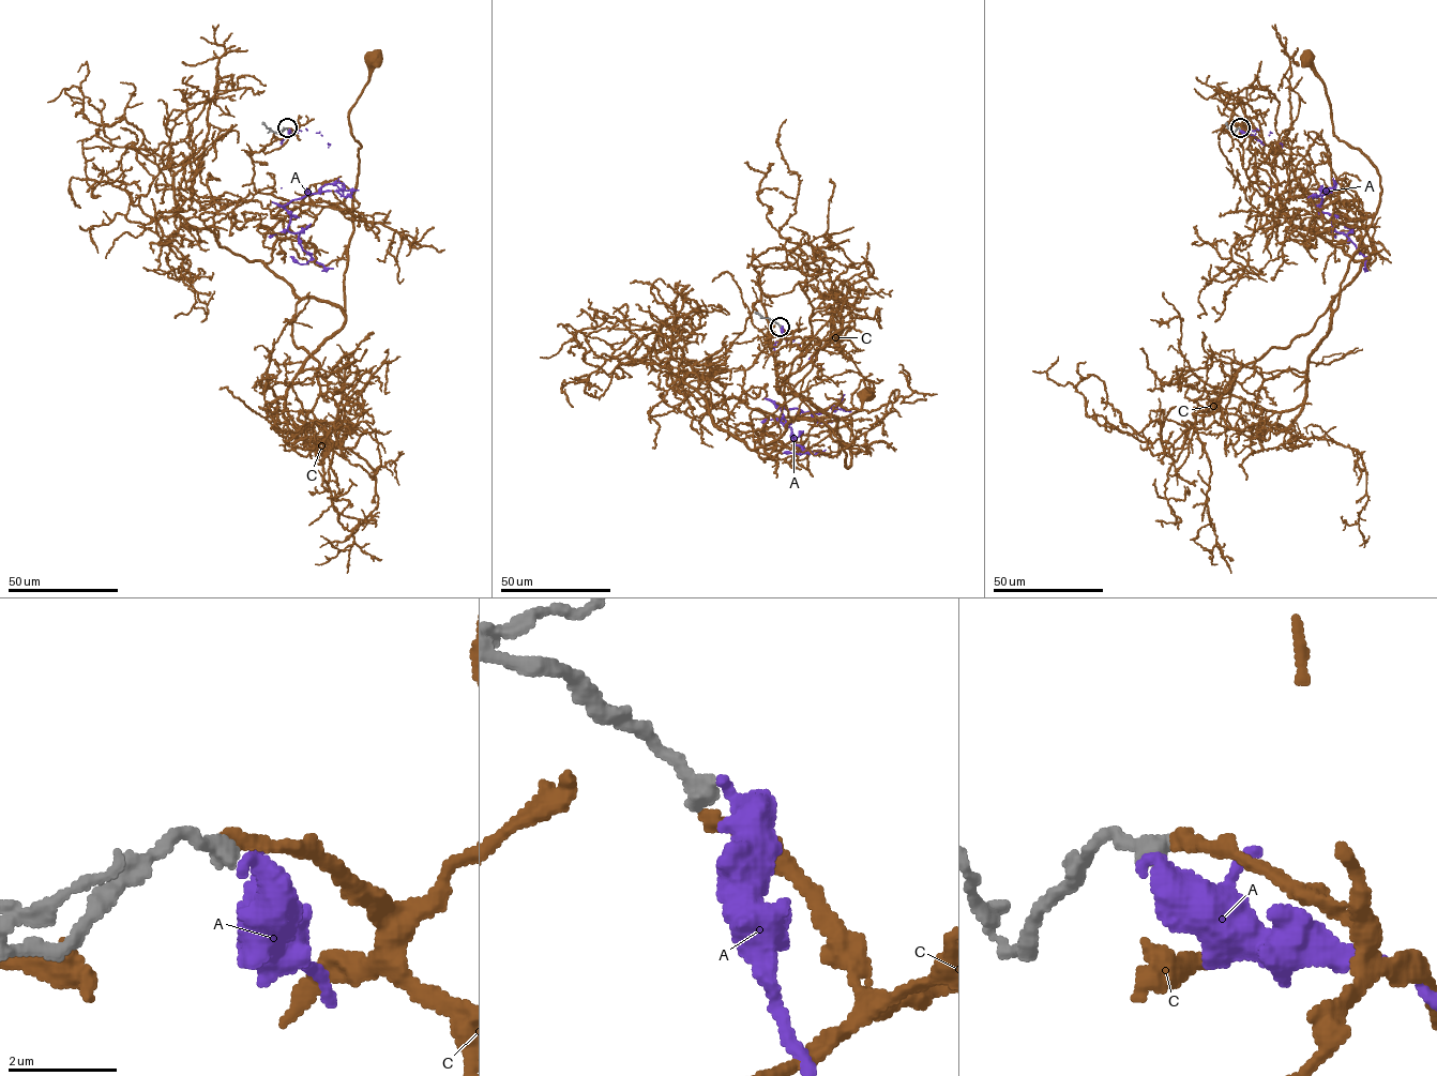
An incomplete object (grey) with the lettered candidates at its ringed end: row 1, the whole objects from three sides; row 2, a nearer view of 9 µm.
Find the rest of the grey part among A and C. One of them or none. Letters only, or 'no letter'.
C

